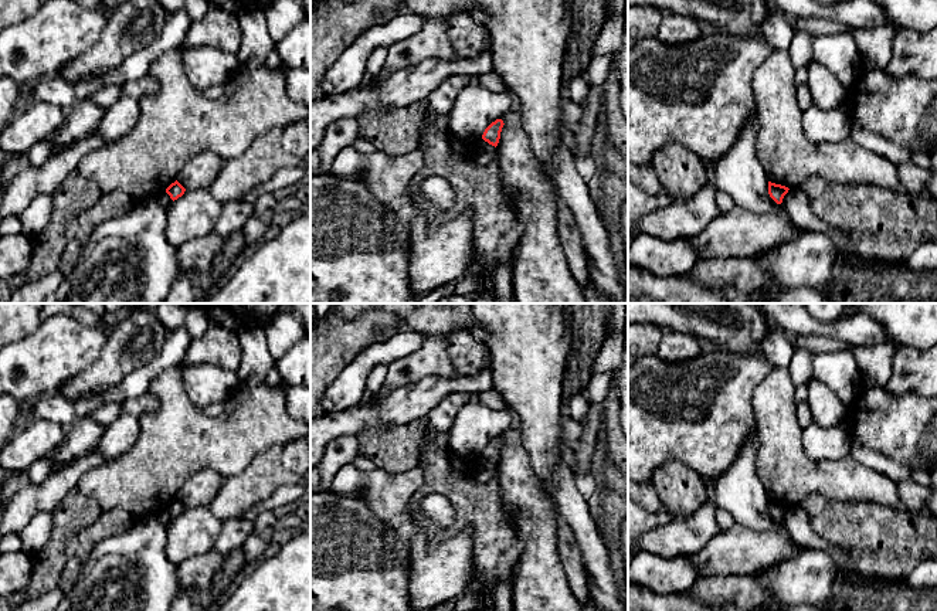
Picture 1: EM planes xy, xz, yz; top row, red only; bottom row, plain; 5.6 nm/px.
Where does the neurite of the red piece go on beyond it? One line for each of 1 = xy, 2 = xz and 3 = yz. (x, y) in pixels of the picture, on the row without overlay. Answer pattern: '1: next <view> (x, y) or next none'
1: next none
2: next none
3: next none

